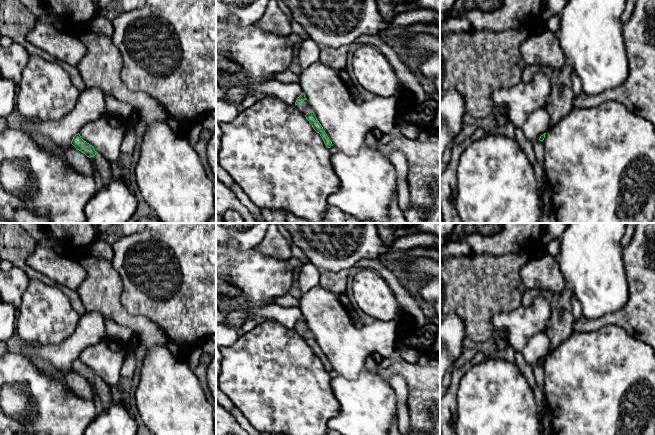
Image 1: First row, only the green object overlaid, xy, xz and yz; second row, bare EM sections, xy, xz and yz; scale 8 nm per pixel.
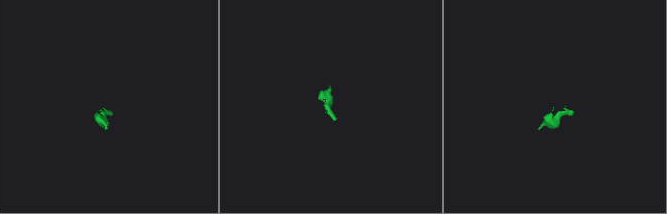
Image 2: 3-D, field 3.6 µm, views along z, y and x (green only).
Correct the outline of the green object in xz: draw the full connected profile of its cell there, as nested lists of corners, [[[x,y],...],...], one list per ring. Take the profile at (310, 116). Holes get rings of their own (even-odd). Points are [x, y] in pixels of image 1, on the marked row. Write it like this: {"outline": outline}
{"outline": [[[302,93],[296,100],[295,105],[297,109],[306,117],[310,122],[313,129],[320,134],[327,148],[330,148],[333,144],[329,137],[327,136],[325,130],[317,120],[311,106],[308,104],[305,94]]]}

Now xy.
{"outline": [[[76,134],[71,144],[90,158],[96,173],[107,183],[115,177],[117,167],[107,161],[100,153],[96,152],[92,145],[84,141],[80,134]]]}

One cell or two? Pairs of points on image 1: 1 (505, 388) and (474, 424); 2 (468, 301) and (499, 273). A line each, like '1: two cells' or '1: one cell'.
1: one cell
2: one cell

